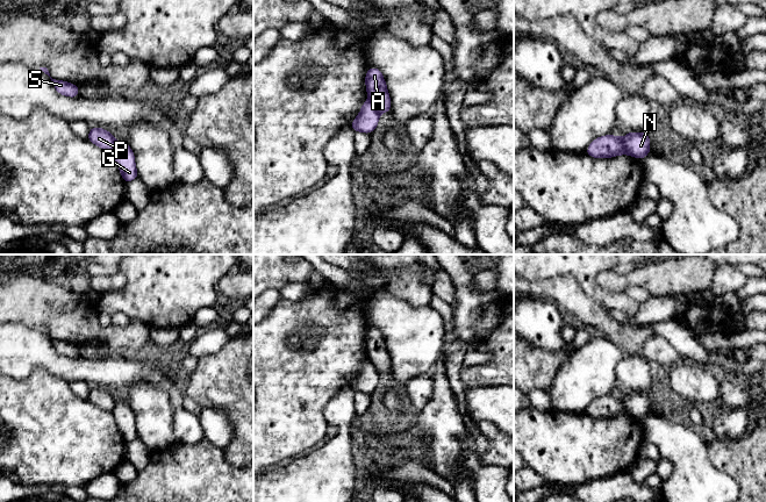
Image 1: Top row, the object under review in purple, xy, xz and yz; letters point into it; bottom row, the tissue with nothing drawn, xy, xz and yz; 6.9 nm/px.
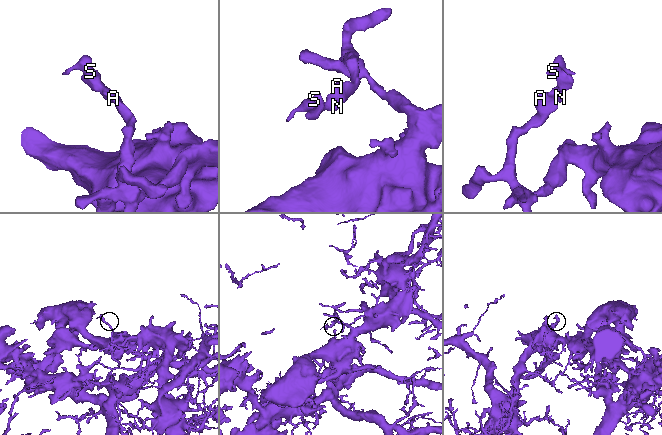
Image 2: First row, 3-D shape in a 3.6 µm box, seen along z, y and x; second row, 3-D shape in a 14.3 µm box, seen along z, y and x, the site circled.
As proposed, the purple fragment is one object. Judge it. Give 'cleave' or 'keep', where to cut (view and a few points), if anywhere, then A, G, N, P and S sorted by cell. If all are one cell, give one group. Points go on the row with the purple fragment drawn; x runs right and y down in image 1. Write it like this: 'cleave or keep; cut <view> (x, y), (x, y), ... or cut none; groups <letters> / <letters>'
cleave; cut yz (620, 138), (629, 153); groups A G / N P S

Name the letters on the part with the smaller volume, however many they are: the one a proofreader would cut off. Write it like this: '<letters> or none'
N, P, S

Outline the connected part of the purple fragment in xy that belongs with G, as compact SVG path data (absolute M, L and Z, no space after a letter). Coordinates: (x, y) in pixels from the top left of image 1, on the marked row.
M116 142L112 152L124 182L137 179L138 174L135 165L135 155L130 146L127 143Z

